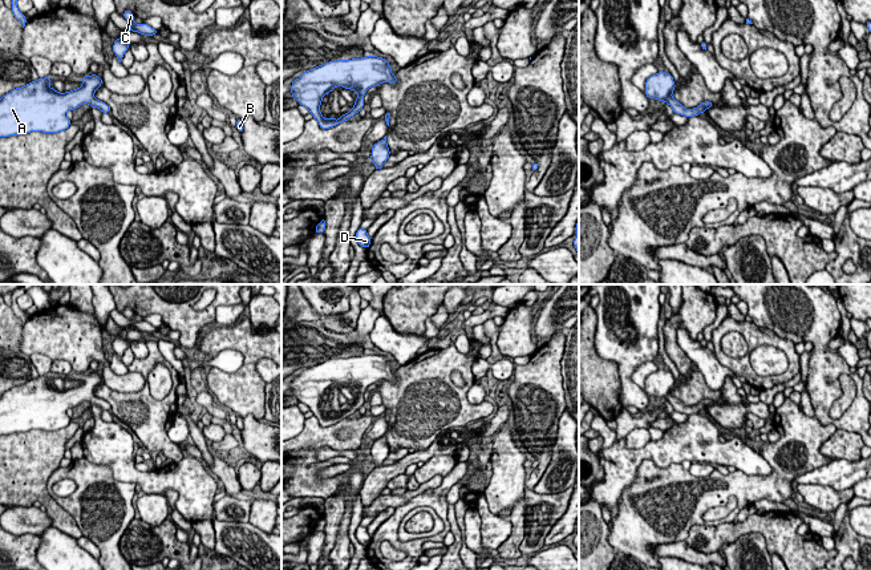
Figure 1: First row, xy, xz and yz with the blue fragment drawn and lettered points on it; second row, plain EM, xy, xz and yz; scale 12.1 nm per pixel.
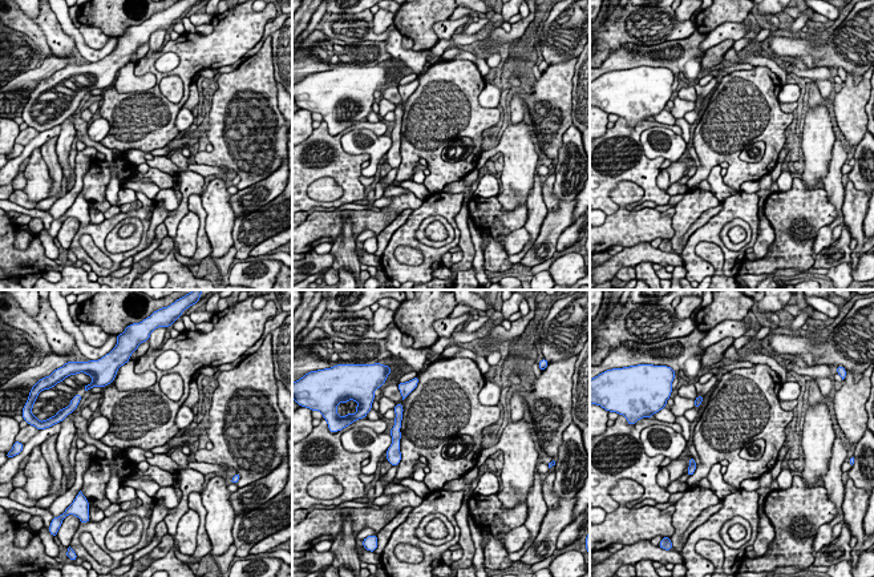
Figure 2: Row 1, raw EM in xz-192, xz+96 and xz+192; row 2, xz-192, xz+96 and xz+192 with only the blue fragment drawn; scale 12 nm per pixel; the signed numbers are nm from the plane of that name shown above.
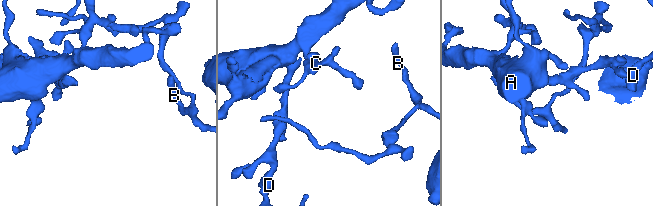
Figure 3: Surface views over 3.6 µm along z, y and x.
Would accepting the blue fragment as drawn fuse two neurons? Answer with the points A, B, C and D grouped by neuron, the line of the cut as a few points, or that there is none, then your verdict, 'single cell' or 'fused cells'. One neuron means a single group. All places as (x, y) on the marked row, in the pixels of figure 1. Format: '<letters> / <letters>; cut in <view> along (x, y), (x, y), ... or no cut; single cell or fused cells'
A B C D; no cut; single cell

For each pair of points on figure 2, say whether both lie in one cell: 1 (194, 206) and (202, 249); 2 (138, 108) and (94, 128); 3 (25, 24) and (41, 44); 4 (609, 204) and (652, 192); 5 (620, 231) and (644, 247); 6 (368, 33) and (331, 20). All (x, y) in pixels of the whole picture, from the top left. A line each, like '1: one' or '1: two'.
1: one
2: two
3: one
4: one
5: two
6: one

